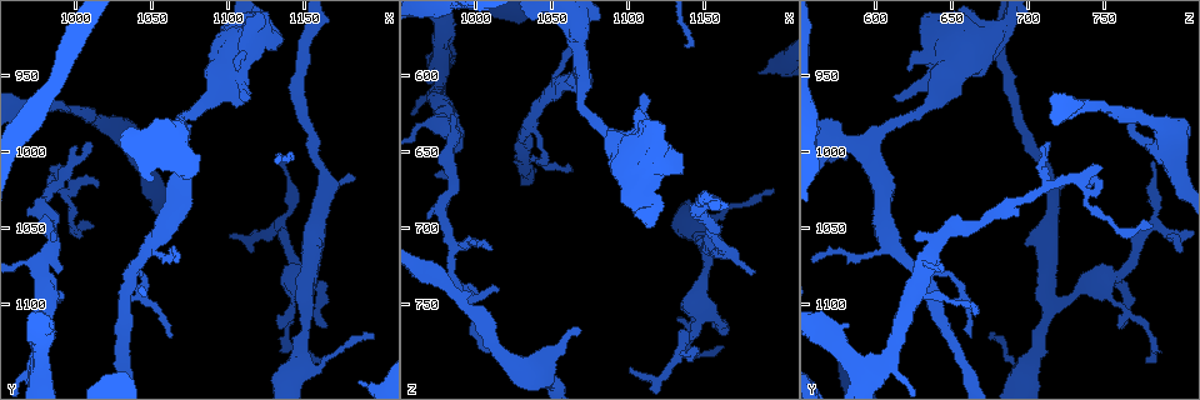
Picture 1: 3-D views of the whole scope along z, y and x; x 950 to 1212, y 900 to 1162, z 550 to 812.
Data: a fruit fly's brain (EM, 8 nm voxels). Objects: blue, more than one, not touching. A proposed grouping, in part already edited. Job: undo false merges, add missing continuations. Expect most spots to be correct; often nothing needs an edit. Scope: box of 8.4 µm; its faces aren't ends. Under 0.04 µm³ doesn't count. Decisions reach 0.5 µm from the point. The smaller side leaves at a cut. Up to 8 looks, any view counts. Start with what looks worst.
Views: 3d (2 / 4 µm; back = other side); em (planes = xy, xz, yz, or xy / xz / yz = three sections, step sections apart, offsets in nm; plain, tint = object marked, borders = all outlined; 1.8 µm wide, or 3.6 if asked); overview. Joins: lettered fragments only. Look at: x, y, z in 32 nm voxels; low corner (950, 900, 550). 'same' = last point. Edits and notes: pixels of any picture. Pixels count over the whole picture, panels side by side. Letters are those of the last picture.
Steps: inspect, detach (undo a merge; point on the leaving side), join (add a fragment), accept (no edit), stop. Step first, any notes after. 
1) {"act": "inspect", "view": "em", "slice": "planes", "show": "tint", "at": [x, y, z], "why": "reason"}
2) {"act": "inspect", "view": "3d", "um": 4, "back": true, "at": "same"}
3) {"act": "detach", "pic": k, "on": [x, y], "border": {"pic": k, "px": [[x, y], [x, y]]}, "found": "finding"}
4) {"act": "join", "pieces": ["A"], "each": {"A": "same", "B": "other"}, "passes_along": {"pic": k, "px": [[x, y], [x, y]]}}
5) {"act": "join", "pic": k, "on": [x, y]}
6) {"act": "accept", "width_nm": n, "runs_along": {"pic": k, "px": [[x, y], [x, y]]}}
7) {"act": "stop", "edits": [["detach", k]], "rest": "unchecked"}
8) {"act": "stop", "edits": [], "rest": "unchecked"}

{"act": "inspect", "view": "em", "slice": "xz", "step": 8, "show": "tint", "at": [1066, 980, 766], "why": "free end"}

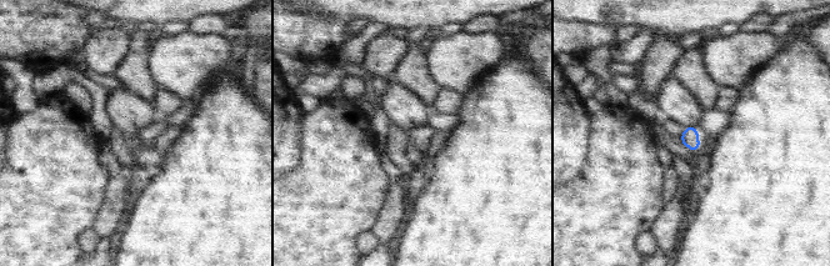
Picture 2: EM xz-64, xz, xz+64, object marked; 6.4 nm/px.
{"act": "inspect", "view": "em", "slice": "planes", "show": "borders", "at": "same"}

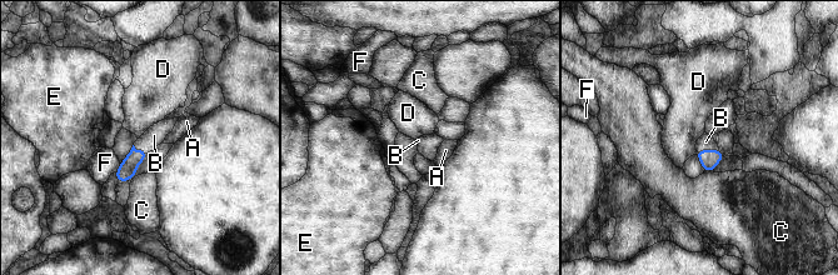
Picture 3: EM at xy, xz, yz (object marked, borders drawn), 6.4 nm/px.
{"act": "join", "pieces": ["B"], "each": {"A": "other", "B": "same", "C": "other", "D": "other", "E": "other", "F": "other"}, "found": "the neuron continues"}

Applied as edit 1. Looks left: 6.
{"act": "inspect", "view": "em", "um": 3.6, "slice": "xy", "step": 8, "show": "borders", "at": [1104, 1054, 792], "why": "tapers out"}

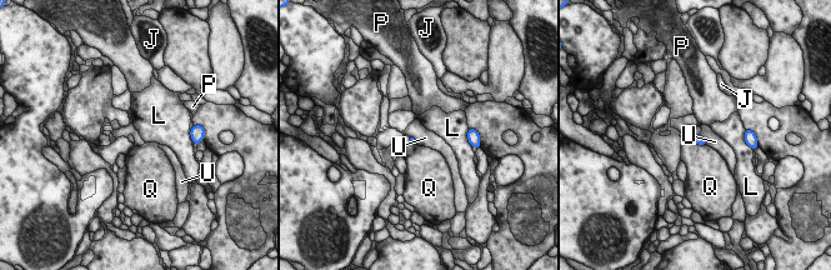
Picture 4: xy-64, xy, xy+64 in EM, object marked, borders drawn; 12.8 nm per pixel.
{"act": "inspect", "view": "em", "um": 3.6, "slice": "xz", "step": 8, "show": "borders", "at": "same", "why": "another direction"}

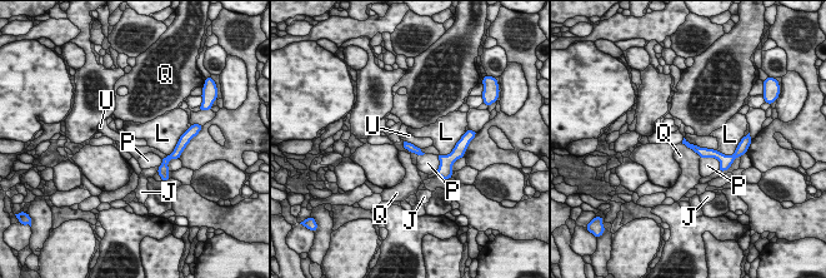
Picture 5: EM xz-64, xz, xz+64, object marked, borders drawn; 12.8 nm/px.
{"act": "accept", "each": {"J": "other", "L": "other", "P": "other", "Q": "other", "U": "other"}, "border": {"pic": 5, "px": [[684, 138], [690, 143], [716, 150]]}, "found": "no lettered fragment goes on from it"}

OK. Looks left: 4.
{"act": "inspect", "view": "em", "slice": "xy", "step": 8, "show": "tint", "at": [986, 1016, 730], "why": "abrupt turn"}

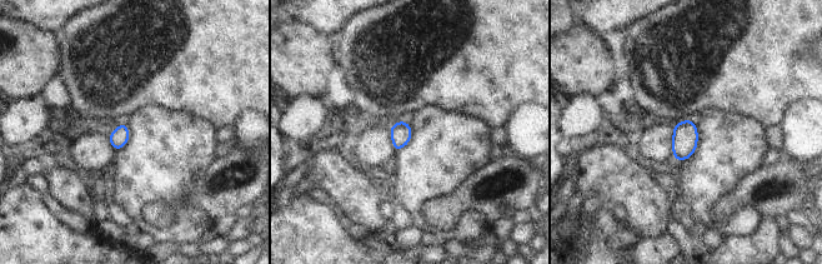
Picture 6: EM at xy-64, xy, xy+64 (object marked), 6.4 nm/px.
{"act": "inspect", "view": "em", "slice": "planes", "show": "tint", "at": "same"}

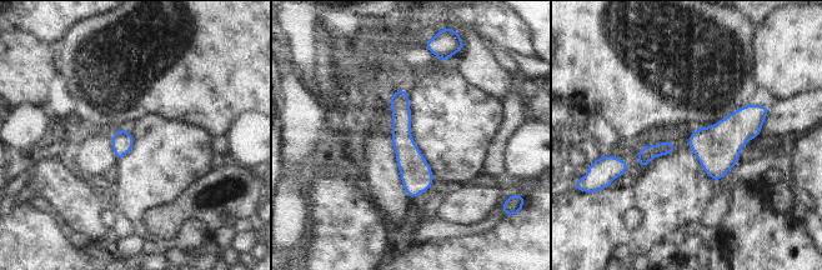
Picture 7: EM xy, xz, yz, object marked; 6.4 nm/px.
{"act": "inspect", "view": "em", "slice": "planes", "show": "borders", "at": "same"}

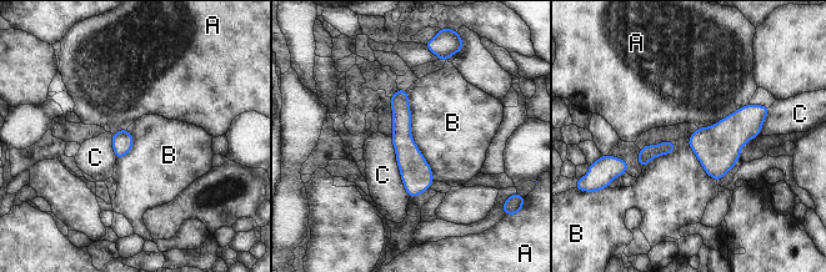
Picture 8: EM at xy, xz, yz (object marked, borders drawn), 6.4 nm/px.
{"act": "accept", "each": {"A": "other", "B": "other", "C": "other"}, "runs_along": {"pic": 8, "px": [[400, 91], [412, 194]]}, "found": "one neuron here"}

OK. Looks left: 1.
{"act": "stop", "edits": [["join", 3]], "rest": "unchecked"}

